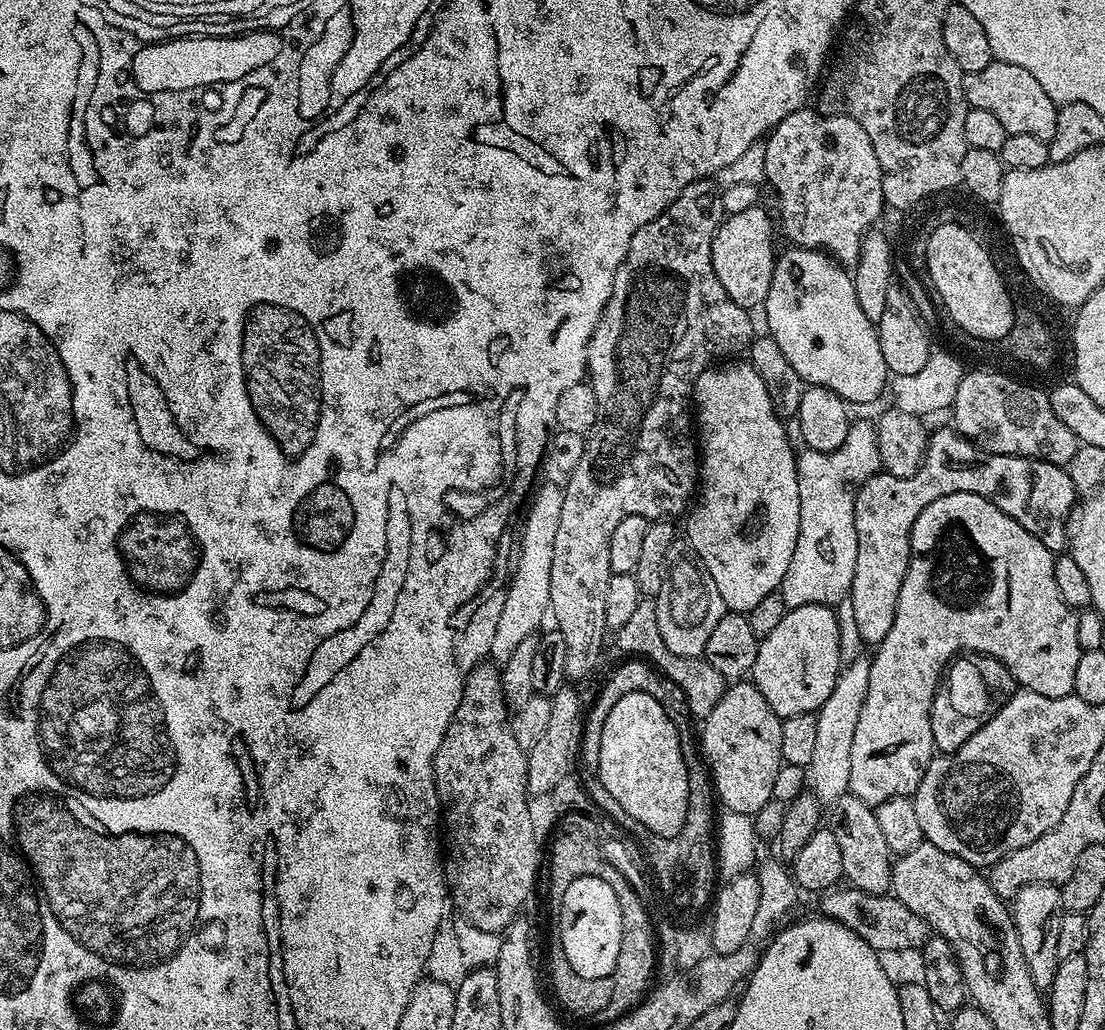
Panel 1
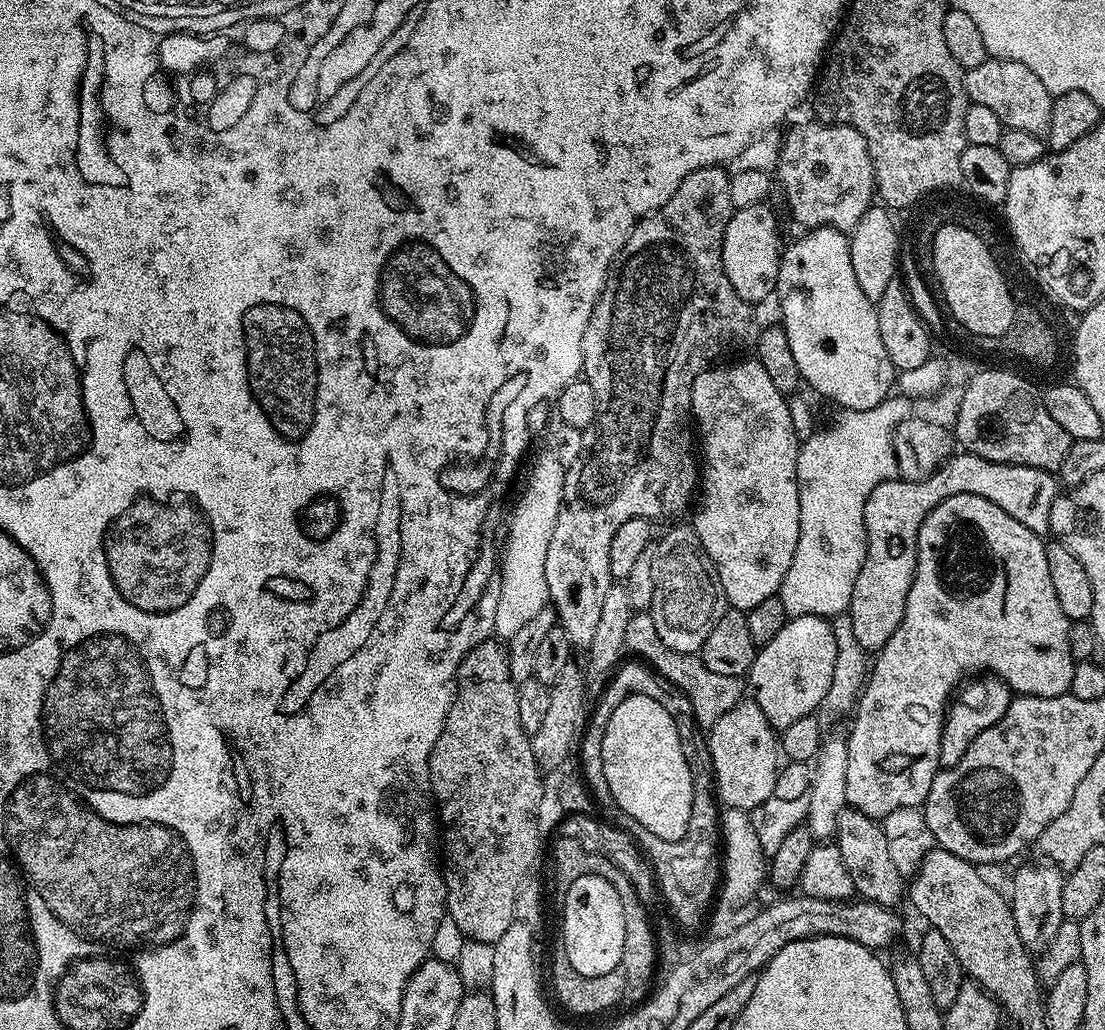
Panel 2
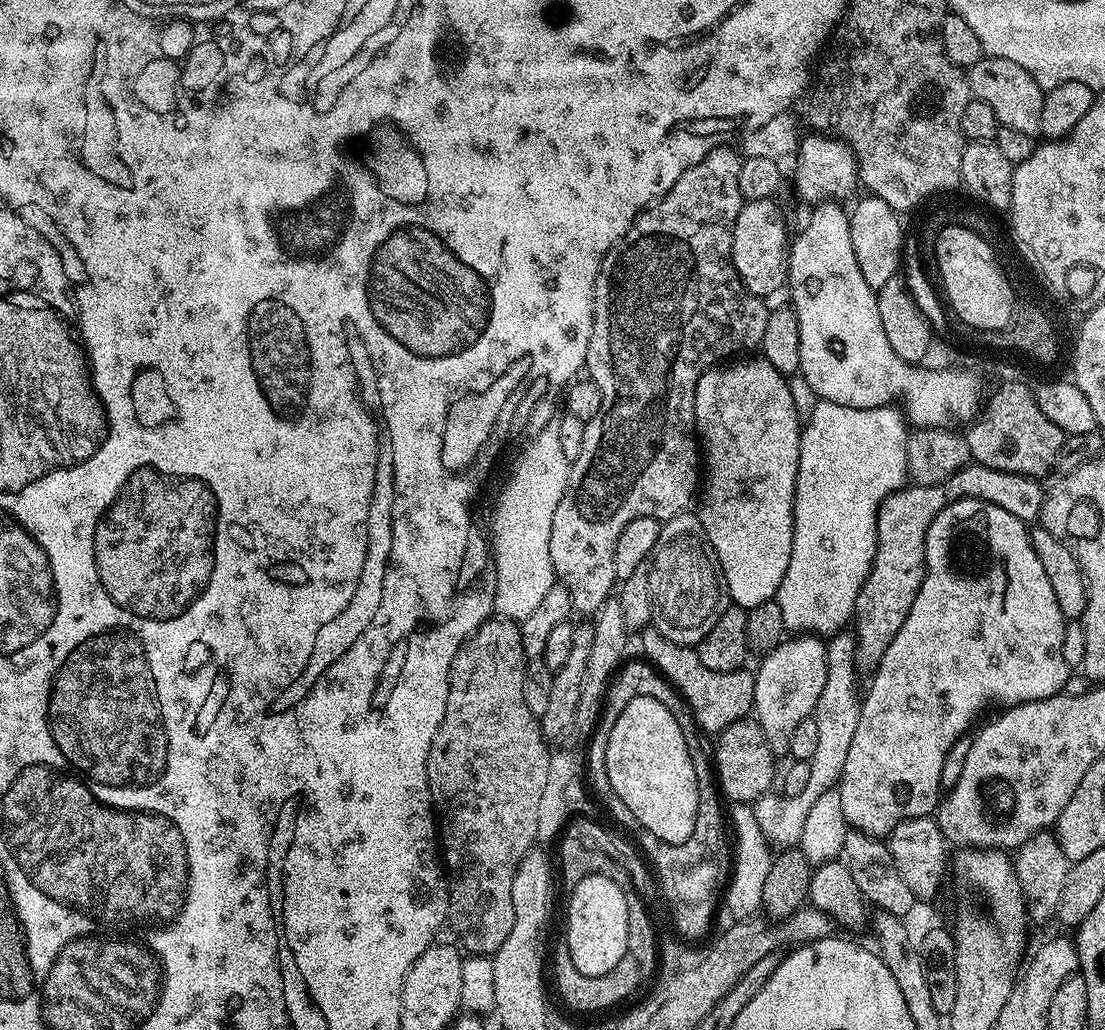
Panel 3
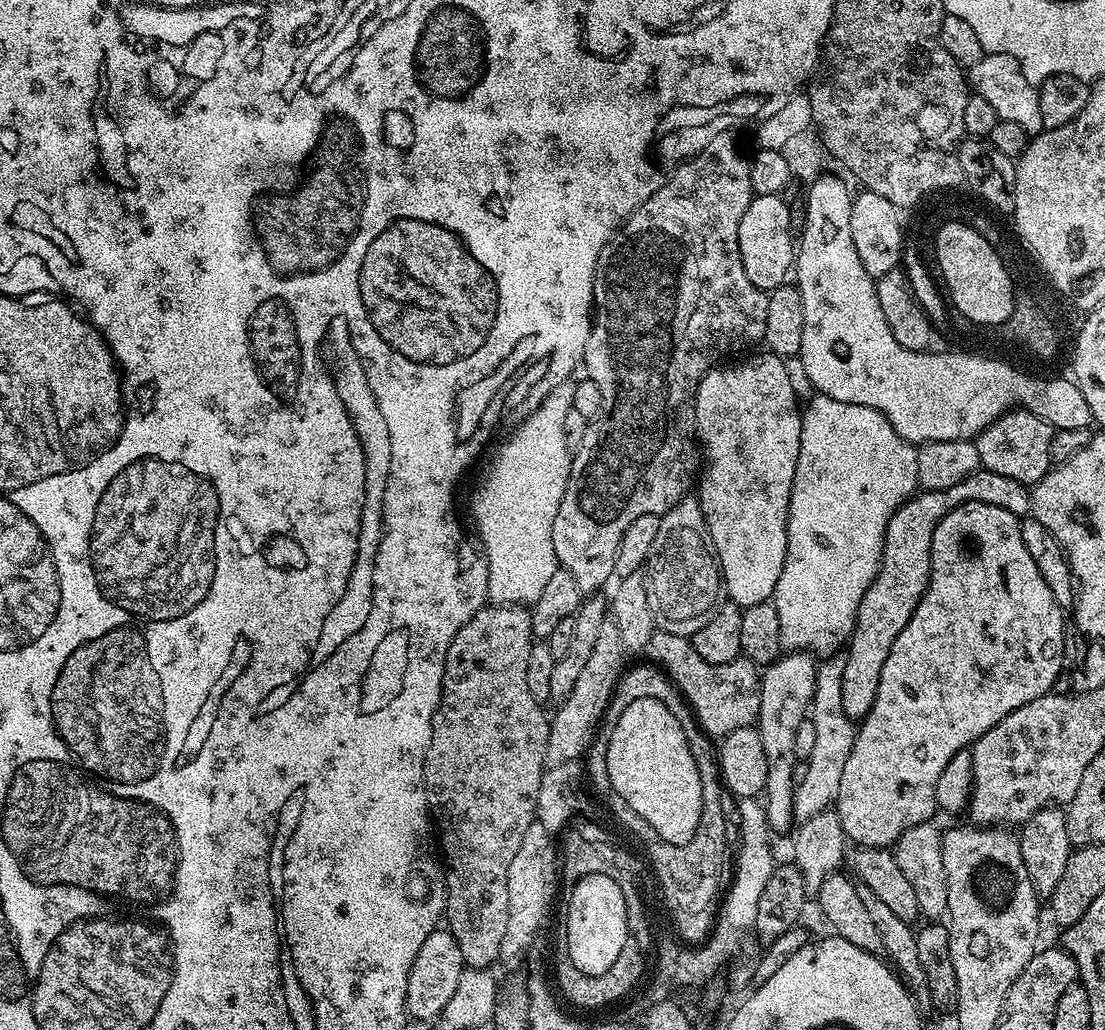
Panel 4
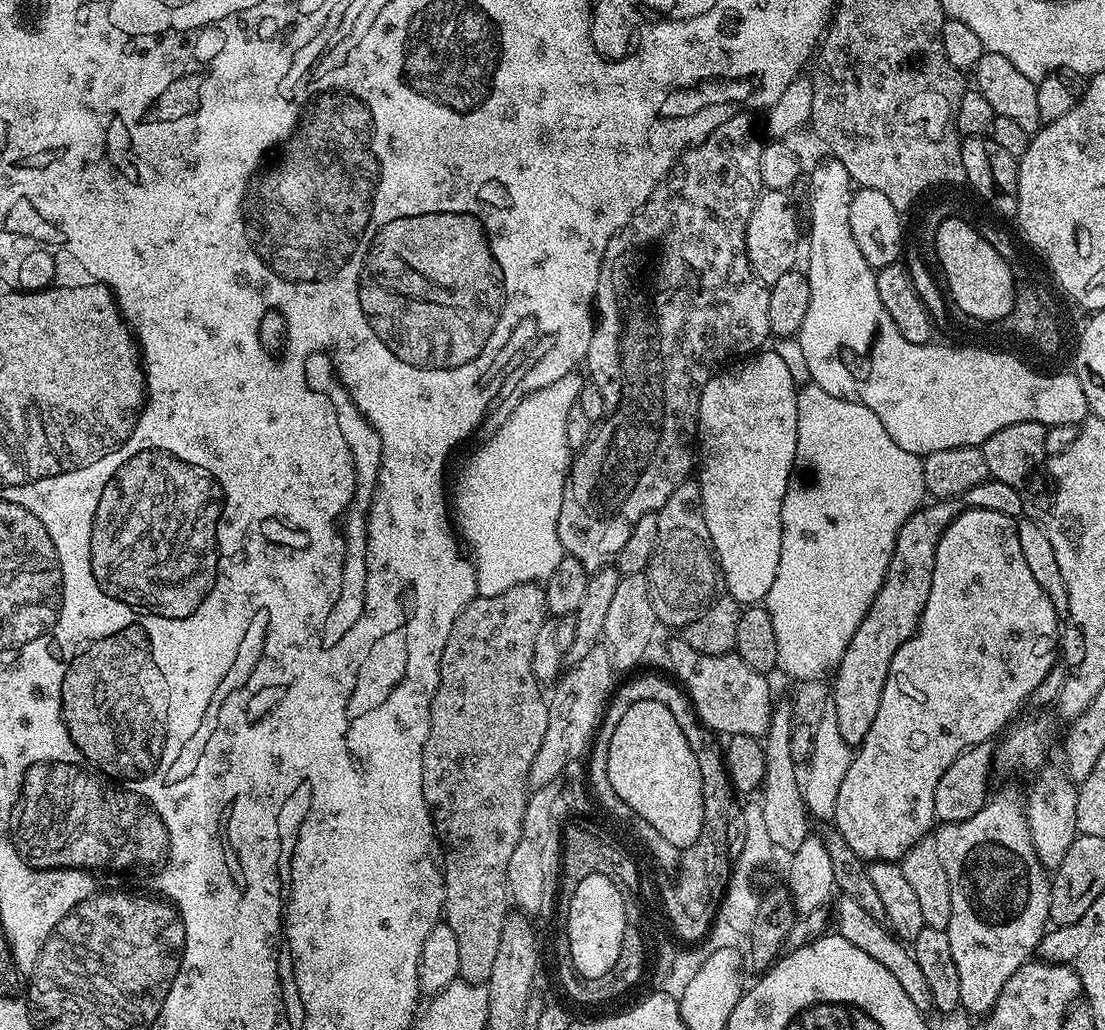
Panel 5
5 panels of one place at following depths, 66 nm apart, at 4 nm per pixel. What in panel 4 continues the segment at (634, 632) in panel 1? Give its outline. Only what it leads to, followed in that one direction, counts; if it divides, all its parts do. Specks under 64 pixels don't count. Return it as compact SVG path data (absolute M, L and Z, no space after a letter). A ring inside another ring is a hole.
M659 630L653 632L646 652L688 701L688 707L709 736L723 738L734 730L751 728L759 720L761 673L752 661L741 658L721 664L706 662L706 658L694 650L689 637Z

